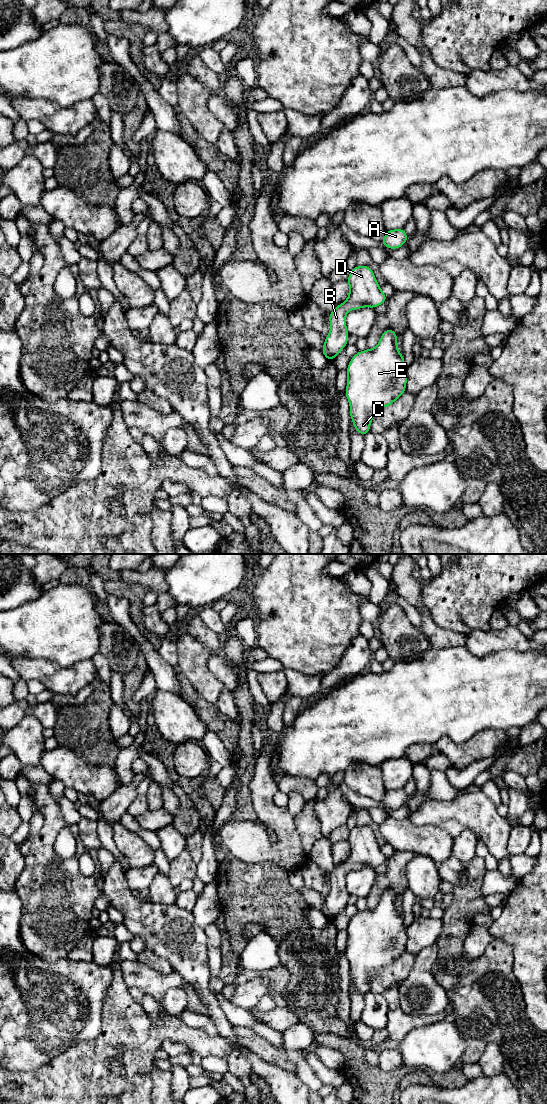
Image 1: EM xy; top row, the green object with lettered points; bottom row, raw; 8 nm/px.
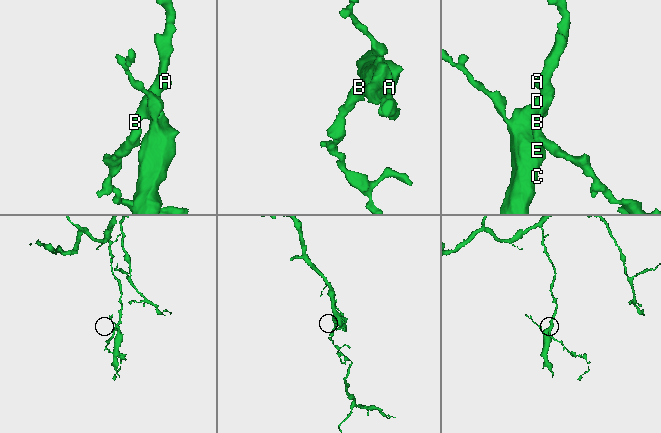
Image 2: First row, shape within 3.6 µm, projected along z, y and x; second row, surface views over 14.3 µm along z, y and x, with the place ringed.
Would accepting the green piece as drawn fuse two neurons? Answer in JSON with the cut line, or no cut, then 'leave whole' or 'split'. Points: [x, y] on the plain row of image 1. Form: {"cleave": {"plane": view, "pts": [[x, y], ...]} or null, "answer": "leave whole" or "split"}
{"cleave": null, "answer": "leave whole"}

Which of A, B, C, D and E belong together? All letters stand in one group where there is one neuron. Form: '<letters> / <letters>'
A B C D E

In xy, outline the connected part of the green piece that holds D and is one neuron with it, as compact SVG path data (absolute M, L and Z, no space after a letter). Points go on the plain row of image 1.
M368 825L354 827L347 839L349 856L328 876L331 888L325 898L321 912L328 921L333 920L348 904L348 890L346 888L346 874L349 870L362 867L376 868L387 860L377 843L375 835Z

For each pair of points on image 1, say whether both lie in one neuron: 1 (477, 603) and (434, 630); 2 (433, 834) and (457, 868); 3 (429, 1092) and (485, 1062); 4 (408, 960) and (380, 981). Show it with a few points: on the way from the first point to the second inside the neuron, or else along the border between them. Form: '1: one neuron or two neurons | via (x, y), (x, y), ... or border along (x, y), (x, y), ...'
1: two neurons | border along (428, 612), (439, 626), (462, 633)
2: two neurons | border along (451, 854), (438, 865)
3: two neurons | border along (502, 1071), (490, 1076), (482, 1074)
4: one neuron | via (401, 967), (393, 975), (387, 977)

